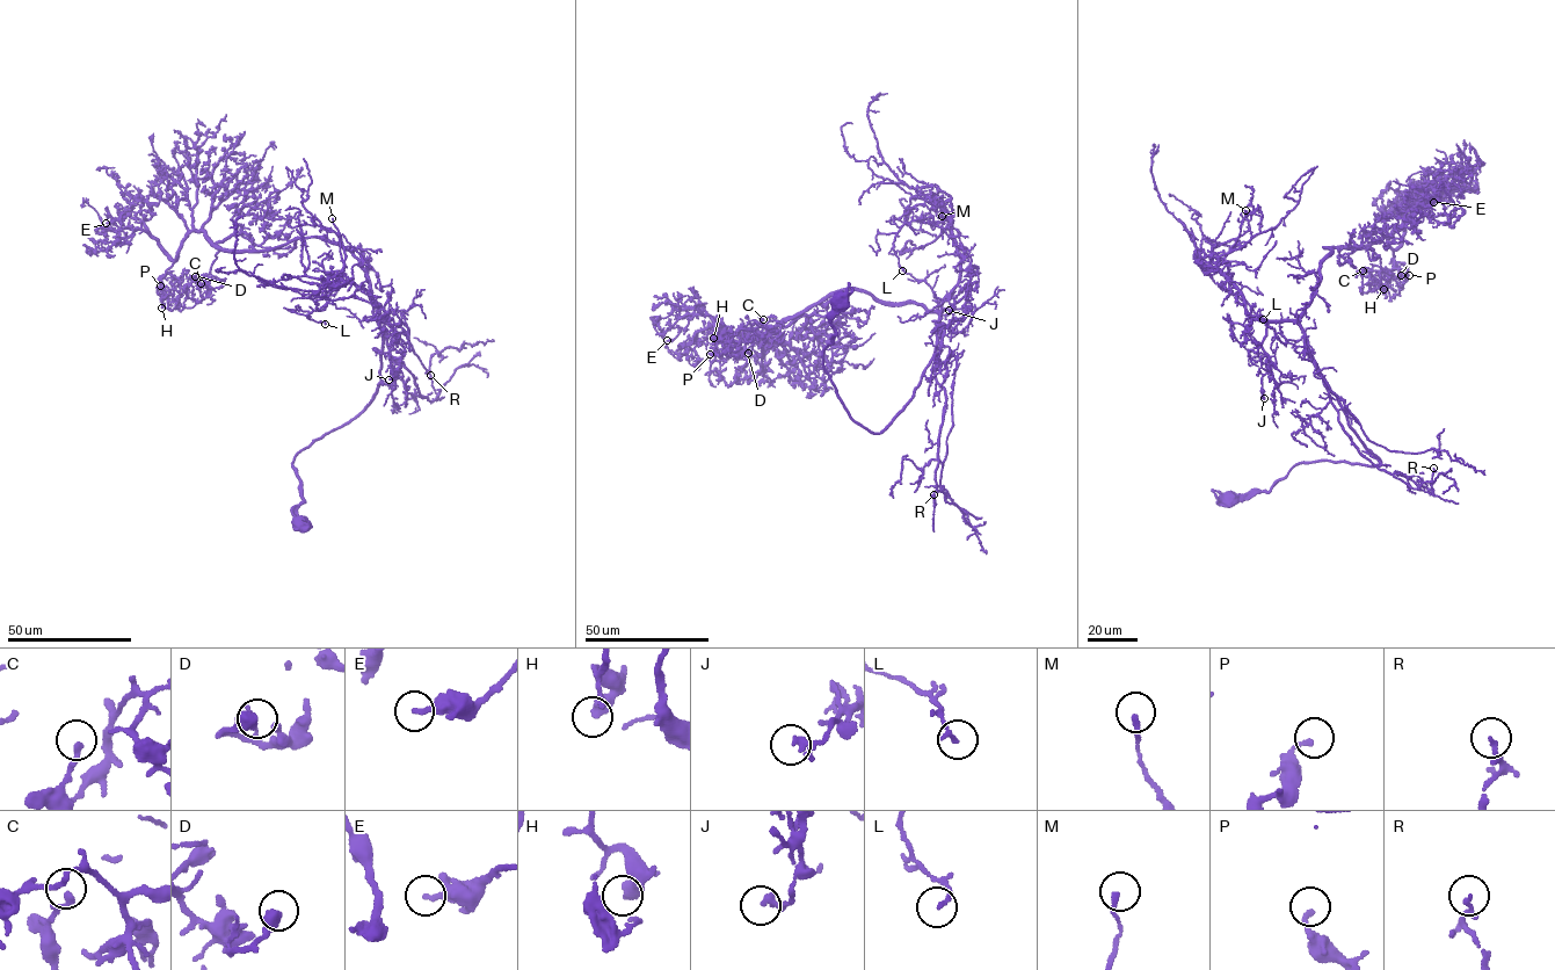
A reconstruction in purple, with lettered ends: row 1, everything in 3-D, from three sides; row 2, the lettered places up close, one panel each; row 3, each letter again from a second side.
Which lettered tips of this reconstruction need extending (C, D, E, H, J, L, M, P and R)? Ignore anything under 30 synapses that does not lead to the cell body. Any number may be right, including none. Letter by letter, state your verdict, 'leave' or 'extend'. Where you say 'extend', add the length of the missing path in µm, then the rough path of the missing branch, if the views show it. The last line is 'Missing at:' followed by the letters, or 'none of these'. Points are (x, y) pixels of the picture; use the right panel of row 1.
C: leave
D: leave
E: leave
H: leave
J: leave
L: leave
M: leave
P: leave
R: leave
Missing at: none of these

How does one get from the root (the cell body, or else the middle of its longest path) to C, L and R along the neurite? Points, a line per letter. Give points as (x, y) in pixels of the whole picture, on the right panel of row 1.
C: (1232, 498), (1300, 463), (1381, 462), (1300, 323), (1324, 247), (1371, 247), (1383, 269), (1361, 287), (1363, 270)
L: (1232, 498), (1300, 463), (1381, 462), (1301, 327), (1252, 317), (1220, 286), (1263, 319)
R: (1232, 498), (1268, 491), (1300, 463), (1381, 462), (1349, 425), (1312, 354), (1360, 453), (1432, 494), (1433, 468)

